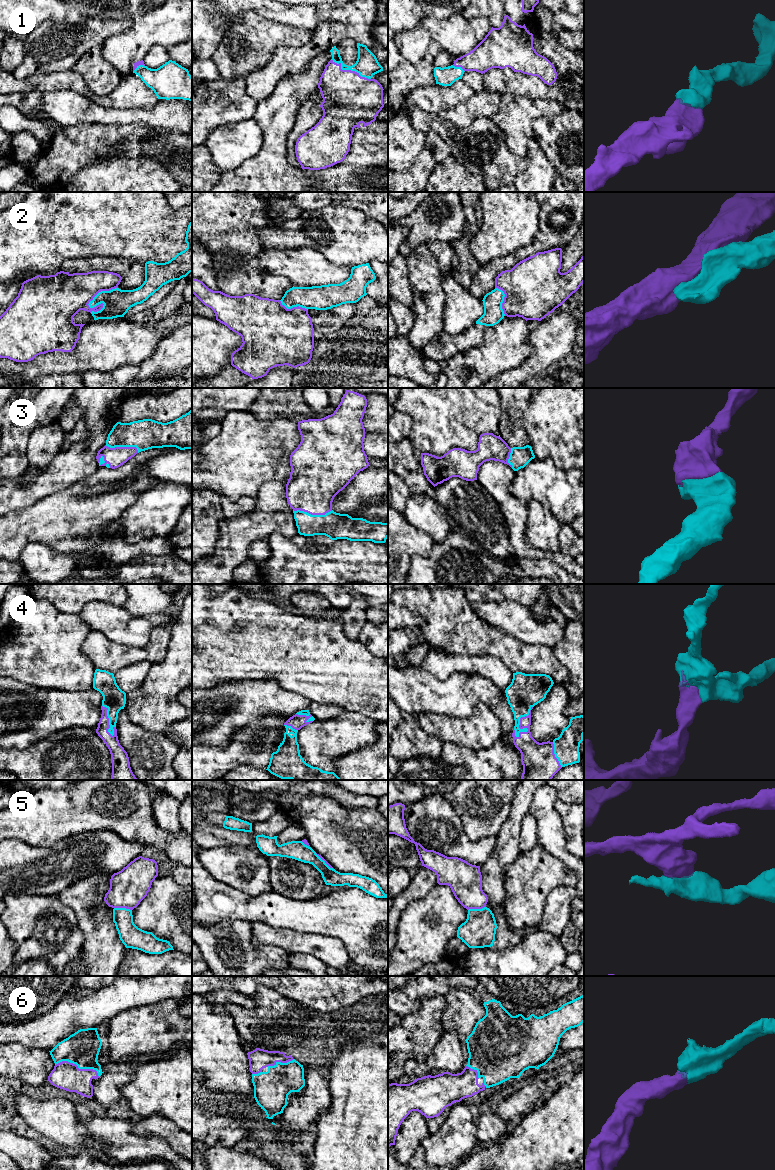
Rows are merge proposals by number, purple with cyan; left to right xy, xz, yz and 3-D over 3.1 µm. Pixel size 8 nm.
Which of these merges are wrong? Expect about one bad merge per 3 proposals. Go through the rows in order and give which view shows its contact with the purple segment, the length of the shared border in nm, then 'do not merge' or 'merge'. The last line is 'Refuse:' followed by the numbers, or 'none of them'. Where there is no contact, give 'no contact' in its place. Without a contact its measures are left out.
1: xz | 360 nm | merge
2: xy | 300 nm | do not merge
3: xz | 320 nm | merge
4: yz | 280 nm | merge
5: xy | 150 nm | do not merge
6: xy | 380 nm | merge
Refuse: 2, 5

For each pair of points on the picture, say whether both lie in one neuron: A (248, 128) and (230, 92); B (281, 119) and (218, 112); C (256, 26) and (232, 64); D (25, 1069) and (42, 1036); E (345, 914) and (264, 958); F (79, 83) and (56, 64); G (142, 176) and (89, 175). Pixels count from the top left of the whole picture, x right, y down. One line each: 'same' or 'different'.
A: different
B: different
C: same
D: different
E: different
F: different
G: same

